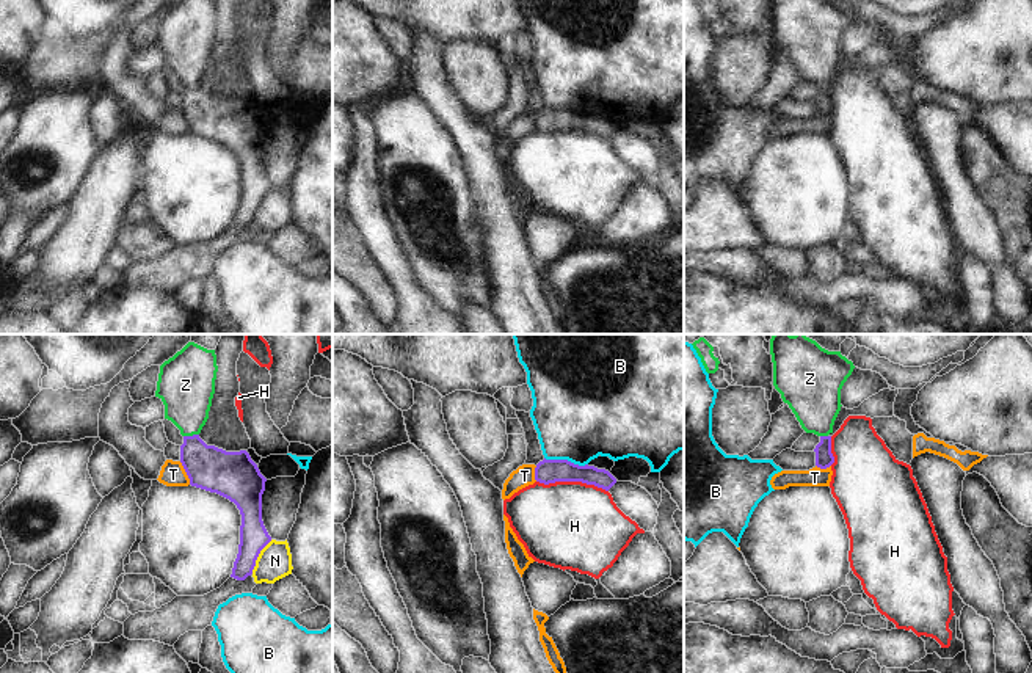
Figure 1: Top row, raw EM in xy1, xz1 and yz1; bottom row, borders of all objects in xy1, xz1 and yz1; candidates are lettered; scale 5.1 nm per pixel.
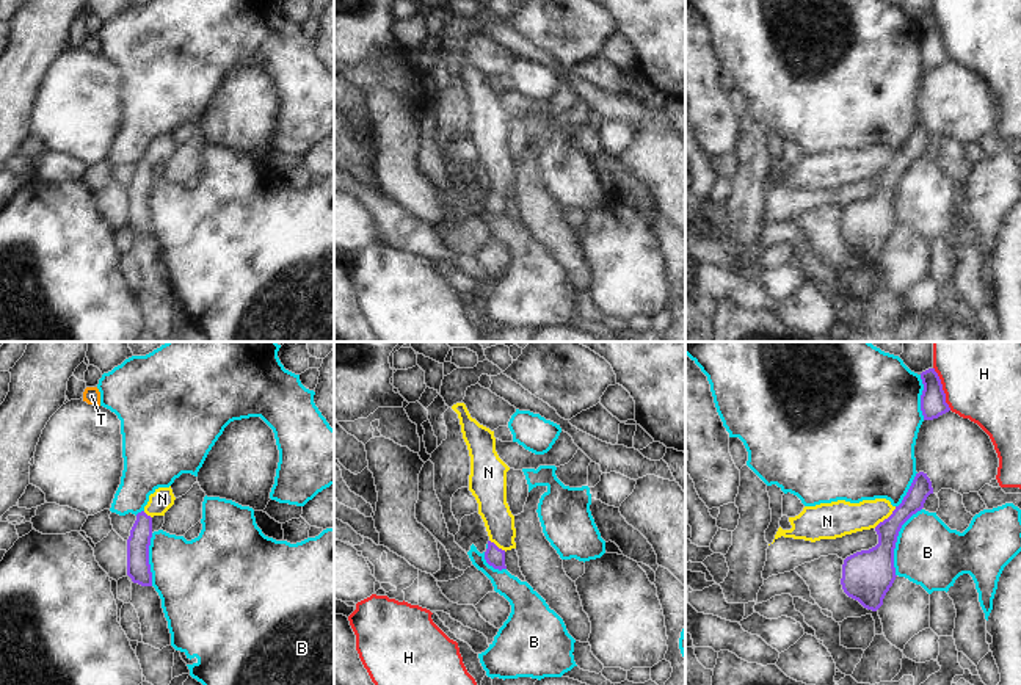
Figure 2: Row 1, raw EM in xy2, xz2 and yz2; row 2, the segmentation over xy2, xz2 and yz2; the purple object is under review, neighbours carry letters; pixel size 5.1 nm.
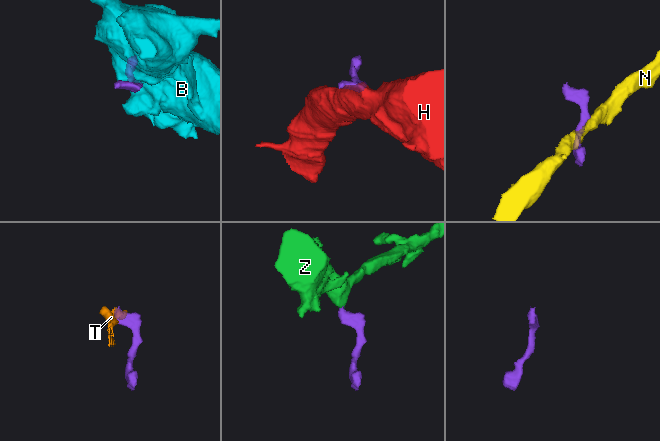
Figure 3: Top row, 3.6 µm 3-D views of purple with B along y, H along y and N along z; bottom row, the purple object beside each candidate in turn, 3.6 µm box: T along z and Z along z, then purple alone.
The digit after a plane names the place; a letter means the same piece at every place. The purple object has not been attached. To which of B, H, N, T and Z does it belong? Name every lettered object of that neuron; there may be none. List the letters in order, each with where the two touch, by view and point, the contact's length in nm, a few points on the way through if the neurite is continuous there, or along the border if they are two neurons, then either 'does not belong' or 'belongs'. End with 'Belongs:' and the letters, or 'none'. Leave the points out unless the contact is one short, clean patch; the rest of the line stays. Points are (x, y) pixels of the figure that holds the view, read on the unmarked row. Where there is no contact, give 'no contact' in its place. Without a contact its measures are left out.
B: contact yz2 (896, 190); length 380 nm; does not belong
H: contact xz1 (573, 129); length 380 nm; border xz1 (537, 129), (545, 132), (585, 130), (607, 140); does not belong
N: contact xy1 (258, 204); length 200 nm; does not belong
T: contact xy1 (185, 120); length 130 nm; border xy1 (179, 110), (190, 132); does not belong
Z: contact xy1 (190, 85); length 80 nm; way xy1 (209, 116), (195, 102), (190, 85), (185, 36); belongs
Belongs: Z

